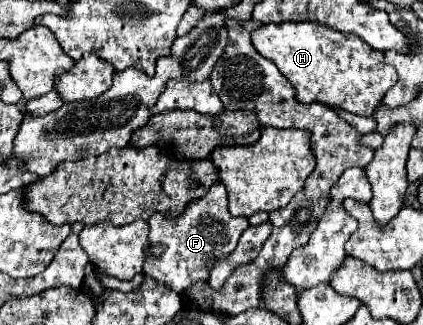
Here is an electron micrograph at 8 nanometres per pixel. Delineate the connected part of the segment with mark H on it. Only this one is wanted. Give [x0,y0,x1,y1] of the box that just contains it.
[251,24,397,116]

